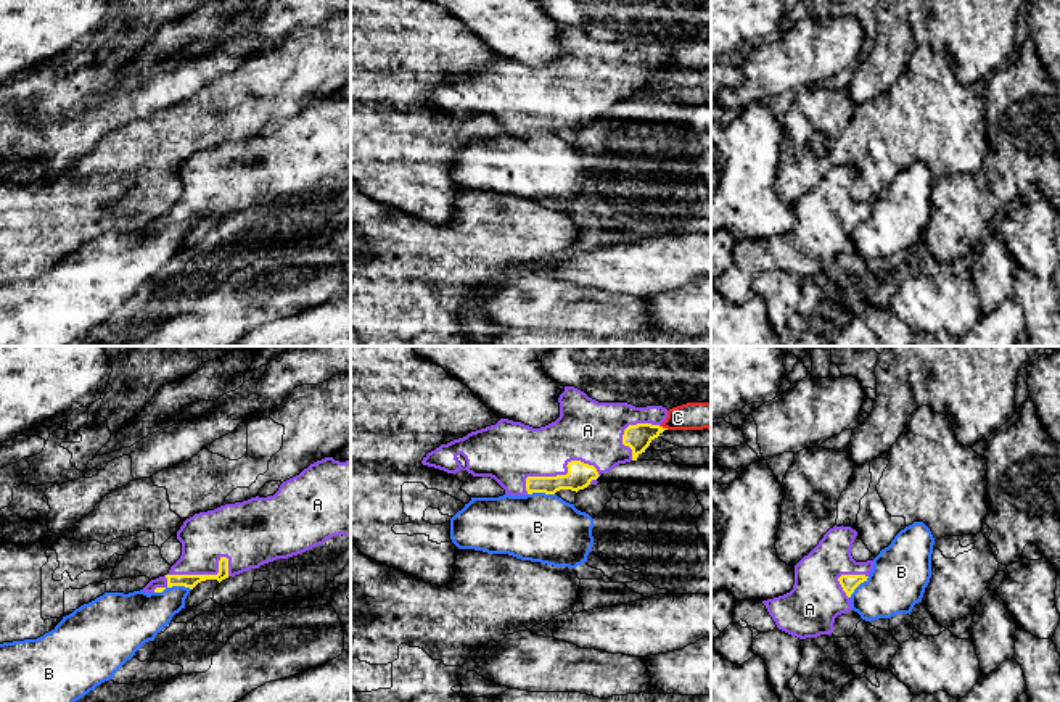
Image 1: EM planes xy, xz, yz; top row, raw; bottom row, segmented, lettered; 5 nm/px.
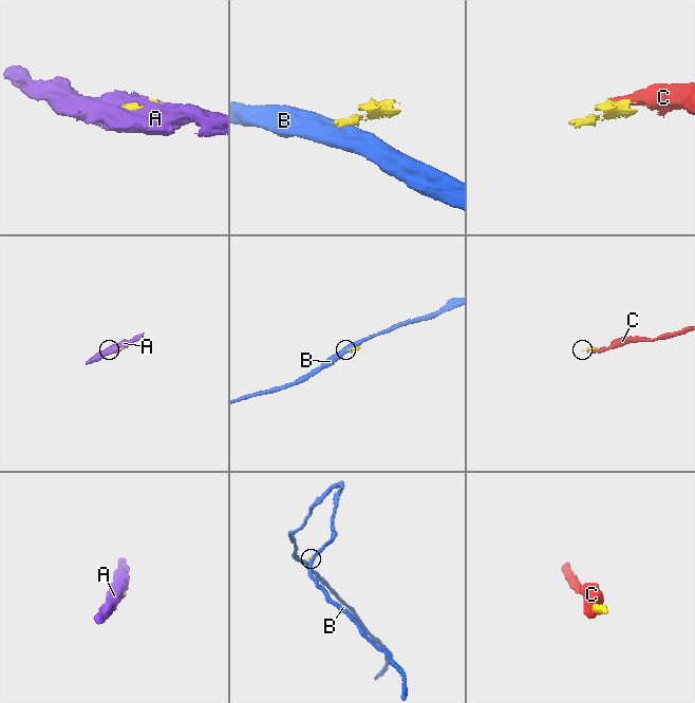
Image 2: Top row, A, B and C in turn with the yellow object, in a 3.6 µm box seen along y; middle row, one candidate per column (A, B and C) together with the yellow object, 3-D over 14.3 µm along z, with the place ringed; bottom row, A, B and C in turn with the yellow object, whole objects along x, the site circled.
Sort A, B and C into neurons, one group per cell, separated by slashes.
A / B / C

